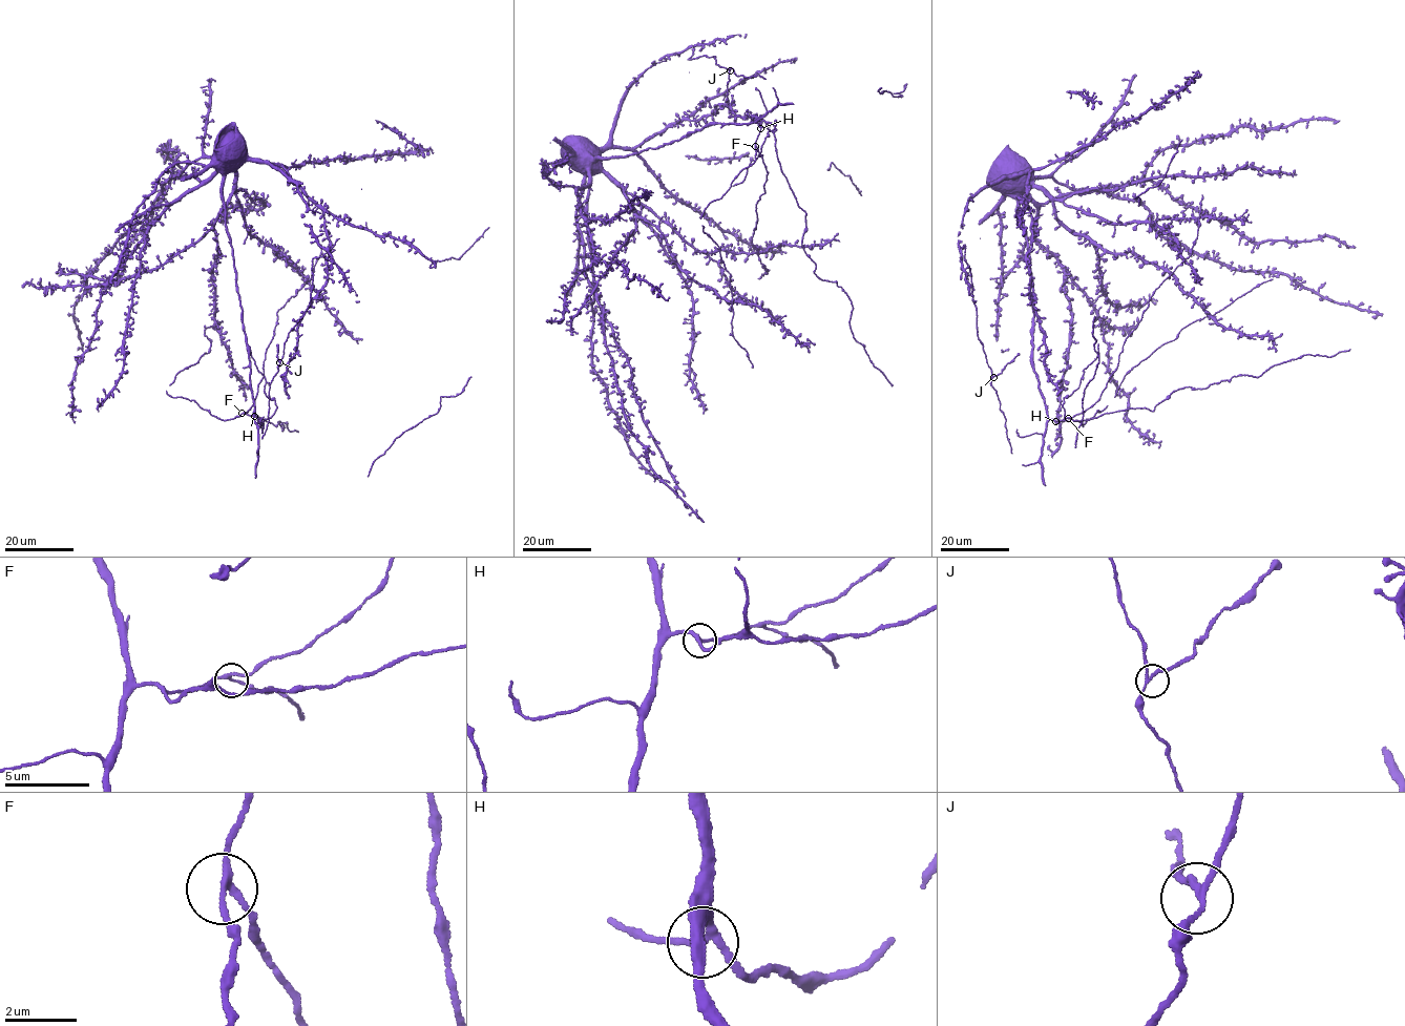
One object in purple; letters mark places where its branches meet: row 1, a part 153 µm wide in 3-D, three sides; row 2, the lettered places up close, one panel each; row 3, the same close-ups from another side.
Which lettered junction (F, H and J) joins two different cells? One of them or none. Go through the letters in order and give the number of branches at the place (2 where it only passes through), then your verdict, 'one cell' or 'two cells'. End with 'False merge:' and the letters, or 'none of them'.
F: 3 | one cell
H: 3 | one cell
J: 3 | one cell
False merge: none of them

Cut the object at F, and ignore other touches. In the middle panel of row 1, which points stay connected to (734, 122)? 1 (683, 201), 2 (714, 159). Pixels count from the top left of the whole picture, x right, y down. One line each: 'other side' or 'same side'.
1: same side
2: same side

